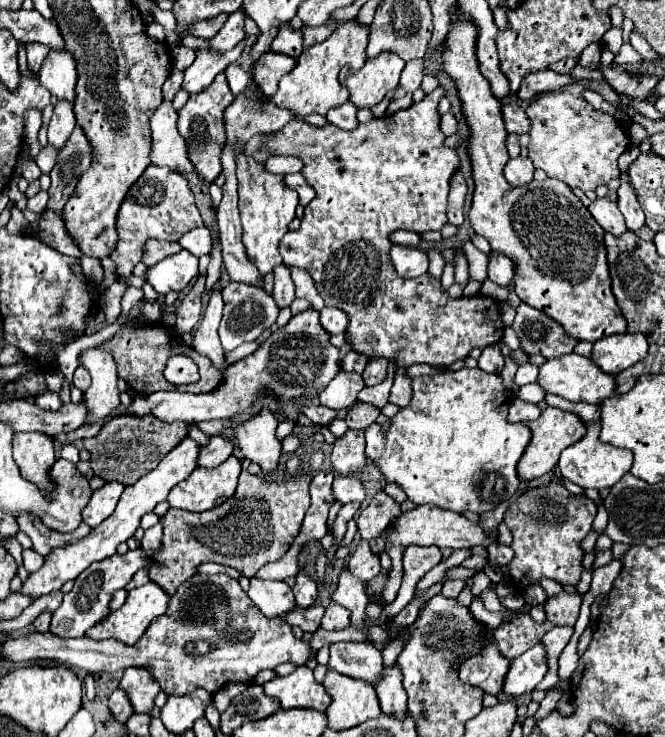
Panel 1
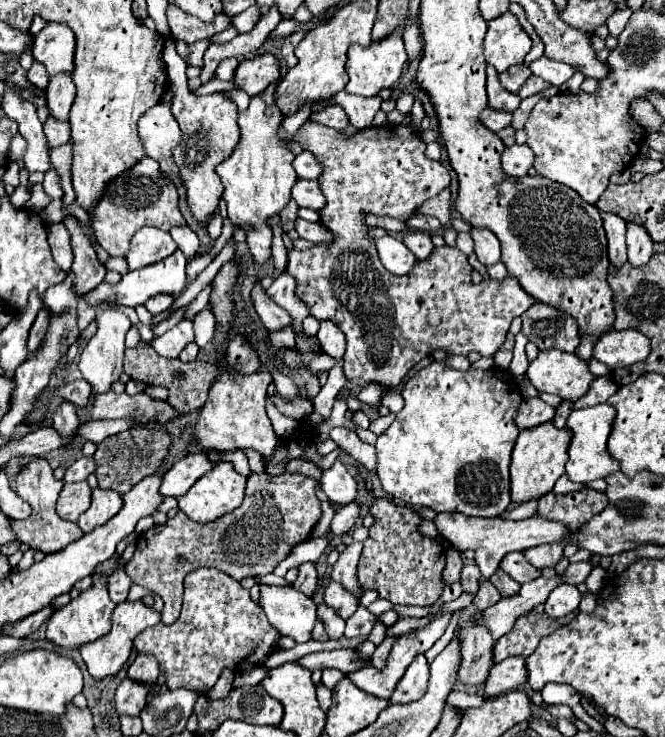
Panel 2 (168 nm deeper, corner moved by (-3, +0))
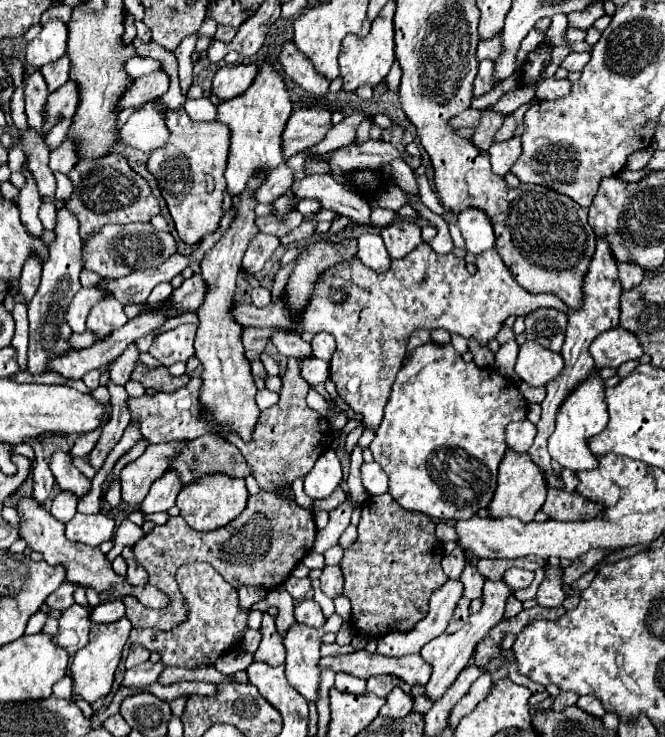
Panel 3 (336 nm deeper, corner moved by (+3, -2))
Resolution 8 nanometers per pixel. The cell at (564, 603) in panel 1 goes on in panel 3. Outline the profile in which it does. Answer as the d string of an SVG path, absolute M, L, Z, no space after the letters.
M546 564L546 576L540 582L536 602L540 606L562 606L566 594L562 590L562 568Z

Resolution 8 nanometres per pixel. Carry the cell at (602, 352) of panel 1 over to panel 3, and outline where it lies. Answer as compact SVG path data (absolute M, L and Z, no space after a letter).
M612 328L596 336L590 346L590 354L598 368L618 368L626 360L634 360L642 356L642 346L636 334L624 328Z

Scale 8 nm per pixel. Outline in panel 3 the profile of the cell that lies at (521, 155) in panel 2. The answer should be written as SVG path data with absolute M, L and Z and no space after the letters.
M514 136L506 142L494 142L488 150L490 162L492 162L492 172L498 176L506 176L512 168L512 164L520 158L522 146L520 146L520 136Z

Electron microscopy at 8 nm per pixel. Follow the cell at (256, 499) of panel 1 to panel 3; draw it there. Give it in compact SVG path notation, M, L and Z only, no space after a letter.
M338 488L336 492L332 492L332 496L316 500L314 510L306 510L292 500L280 498L276 492L260 492L248 498L248 508L244 510L244 514L232 520L232 524L218 528L216 532L196 532L188 528L188 524L184 524L180 516L170 518L168 524L156 526L150 534L140 538L134 544L134 554L136 560L146 568L148 582L158 590L166 592L172 602L164 610L148 608L146 613L143 613L143 606L137 605L136 599L124 596L121 600L126 606L126 617L134 628L168 630L174 628L176 624L182 624L188 618L188 610L178 590L174 574L182 564L188 562L208 562L236 590L242 586L262 586L266 590L274 590L276 586L288 580L294 566L312 550L316 538L314 512L316 510L330 512L338 508L344 500L346 494L342 494L342 490Z

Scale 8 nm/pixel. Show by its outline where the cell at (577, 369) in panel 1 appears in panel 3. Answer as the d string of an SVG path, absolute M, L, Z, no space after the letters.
M524 342L518 352L516 362L516 374L528 384L528 386L544 386L552 378L556 378L564 368L564 360L560 354L542 348L532 342Z

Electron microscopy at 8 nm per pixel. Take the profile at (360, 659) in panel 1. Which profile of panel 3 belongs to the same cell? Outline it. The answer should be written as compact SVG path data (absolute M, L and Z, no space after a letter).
M302 600L300 604L296 604L294 606L294 618L296 618L296 622L312 626L312 628L320 628L326 622L318 602L314 602L314 600Z

